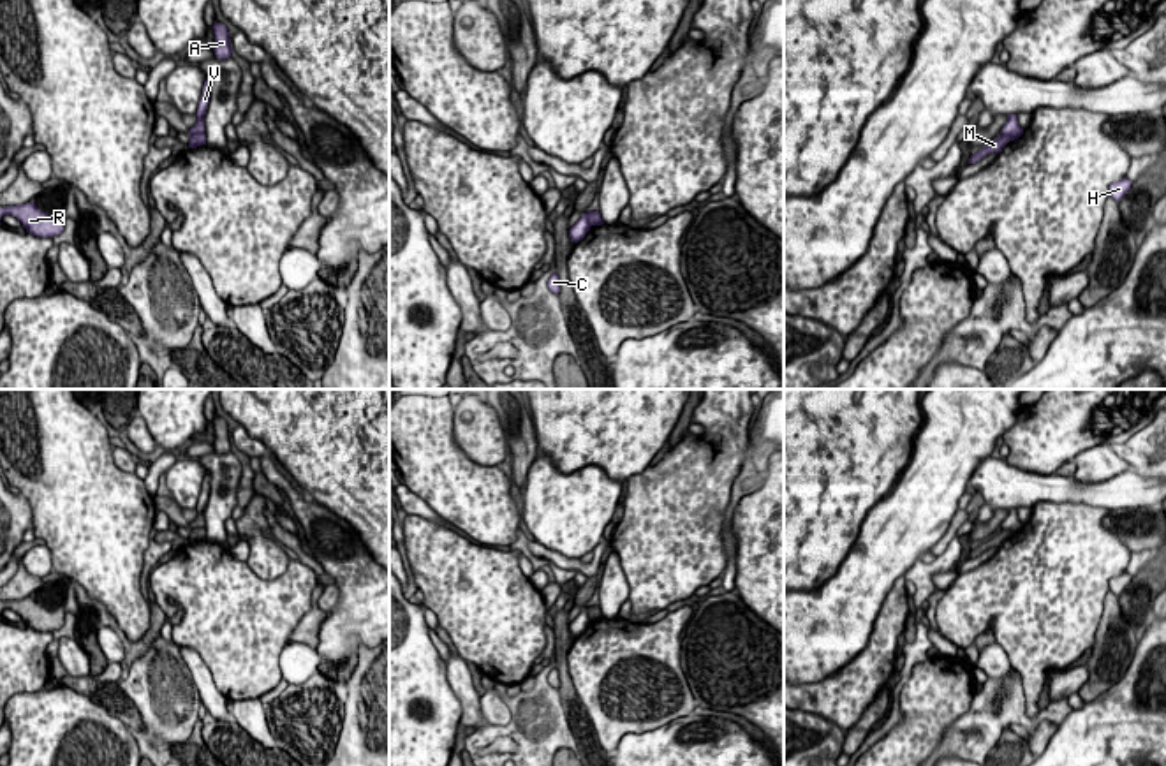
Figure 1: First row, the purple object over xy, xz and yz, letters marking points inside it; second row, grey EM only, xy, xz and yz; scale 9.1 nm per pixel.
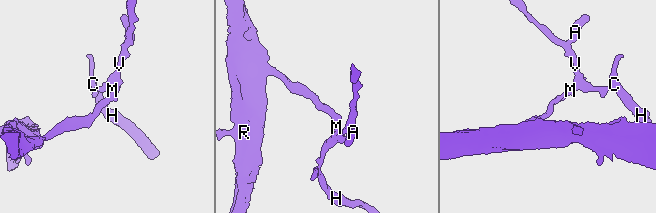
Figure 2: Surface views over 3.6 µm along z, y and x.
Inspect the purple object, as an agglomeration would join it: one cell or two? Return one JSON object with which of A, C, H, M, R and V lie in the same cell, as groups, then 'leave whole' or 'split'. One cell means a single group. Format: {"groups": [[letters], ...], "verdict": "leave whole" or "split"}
{"groups": [["A", "C", "H", "V"], ["M", "R"]], "verdict": "split"}

